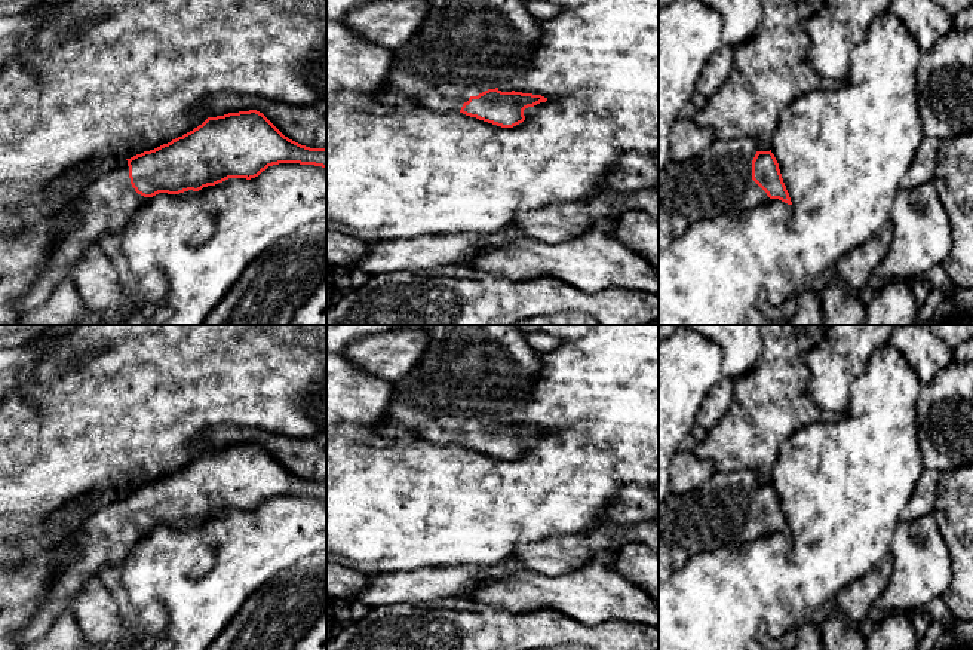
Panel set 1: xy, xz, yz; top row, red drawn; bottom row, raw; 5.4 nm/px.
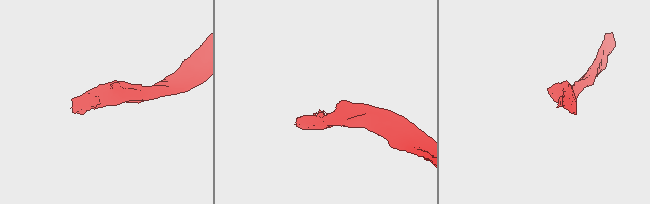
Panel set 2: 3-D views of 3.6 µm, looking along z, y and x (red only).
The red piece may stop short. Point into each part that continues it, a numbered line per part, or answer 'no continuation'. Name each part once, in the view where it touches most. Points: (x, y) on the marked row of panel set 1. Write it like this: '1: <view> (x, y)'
1: yz (717, 183)

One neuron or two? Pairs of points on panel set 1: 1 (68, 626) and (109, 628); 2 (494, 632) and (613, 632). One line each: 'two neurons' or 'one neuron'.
1: two neurons
2: one neuron

